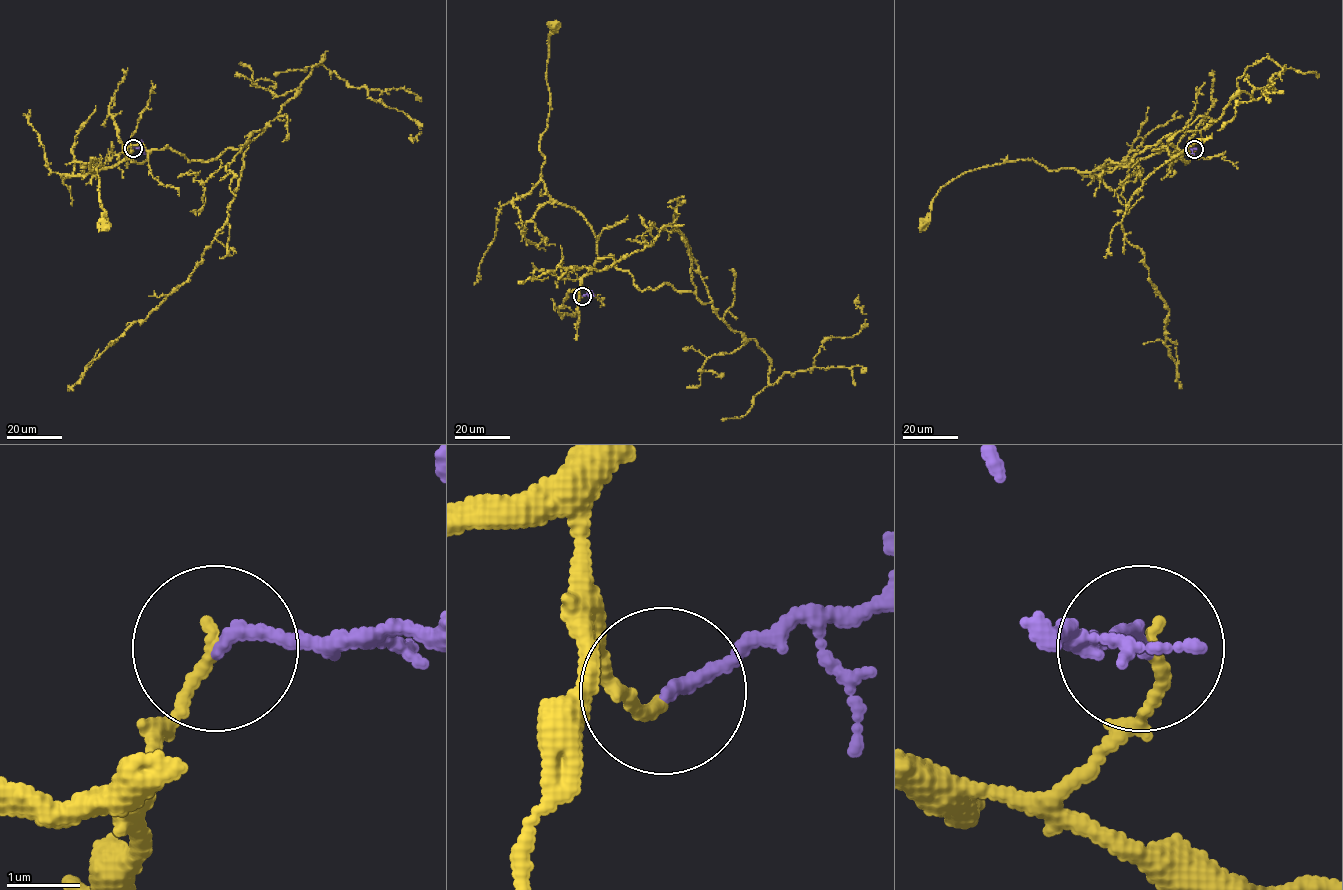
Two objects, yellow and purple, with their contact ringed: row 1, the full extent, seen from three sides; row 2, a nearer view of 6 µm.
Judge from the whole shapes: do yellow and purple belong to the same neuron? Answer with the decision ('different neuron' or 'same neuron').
different neuron

